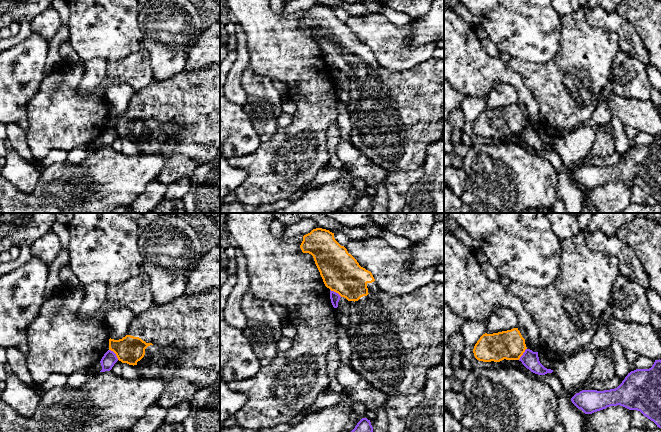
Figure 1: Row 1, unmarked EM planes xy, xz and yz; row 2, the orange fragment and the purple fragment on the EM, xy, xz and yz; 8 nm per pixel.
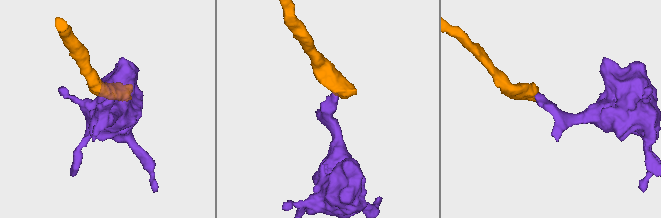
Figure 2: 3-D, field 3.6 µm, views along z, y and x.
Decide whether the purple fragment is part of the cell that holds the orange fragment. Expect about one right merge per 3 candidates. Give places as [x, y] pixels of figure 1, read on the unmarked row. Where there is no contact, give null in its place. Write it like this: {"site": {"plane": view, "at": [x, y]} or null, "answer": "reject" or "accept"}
{"site": {"plane": "xy", "at": [115, 129]}, "answer": "reject"}

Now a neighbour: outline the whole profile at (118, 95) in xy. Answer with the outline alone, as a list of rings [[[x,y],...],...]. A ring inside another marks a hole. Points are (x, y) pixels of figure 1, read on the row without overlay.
[[[125,83],[110,85],[106,93],[109,113],[114,116],[119,116],[128,111],[129,101],[135,92],[135,89]]]

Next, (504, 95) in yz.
[[[507,83],[499,84],[486,98],[486,109],[493,110],[518,103],[516,89]]]

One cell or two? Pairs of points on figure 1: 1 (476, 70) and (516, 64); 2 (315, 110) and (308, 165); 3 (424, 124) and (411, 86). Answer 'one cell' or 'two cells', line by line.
1: two cells
2: one cell
3: one cell

